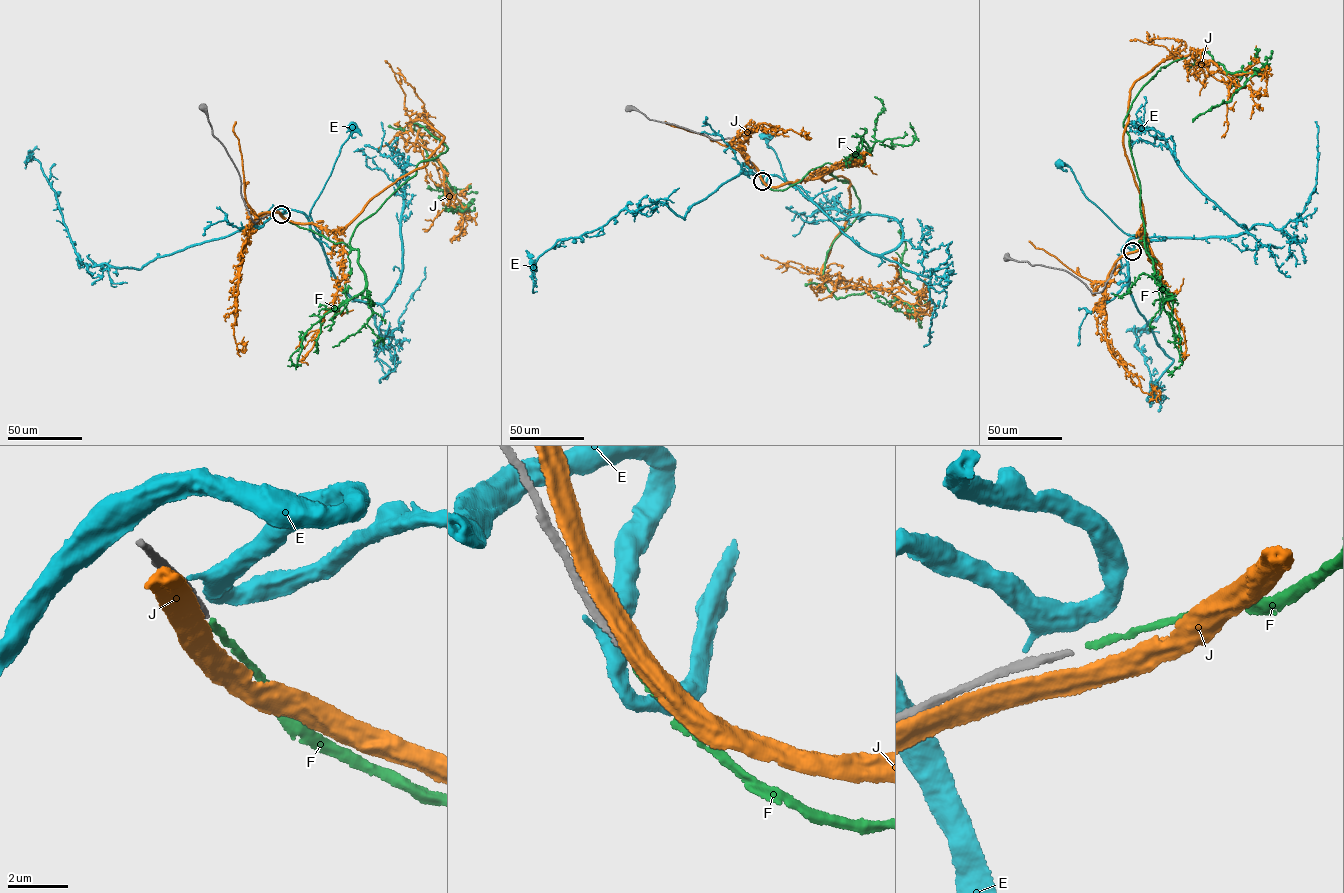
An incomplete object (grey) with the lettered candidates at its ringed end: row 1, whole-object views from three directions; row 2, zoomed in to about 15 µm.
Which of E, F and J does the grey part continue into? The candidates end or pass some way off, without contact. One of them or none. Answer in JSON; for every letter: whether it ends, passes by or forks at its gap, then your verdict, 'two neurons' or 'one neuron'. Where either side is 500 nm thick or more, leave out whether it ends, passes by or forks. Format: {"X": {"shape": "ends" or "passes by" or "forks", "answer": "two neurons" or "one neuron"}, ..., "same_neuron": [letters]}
{"E": {"answer": "two neurons"}, "F": {"shape": "ends", "answer": "one neuron"}, "J": {"answer": "two neurons"}, "same_neuron": ["F"]}

